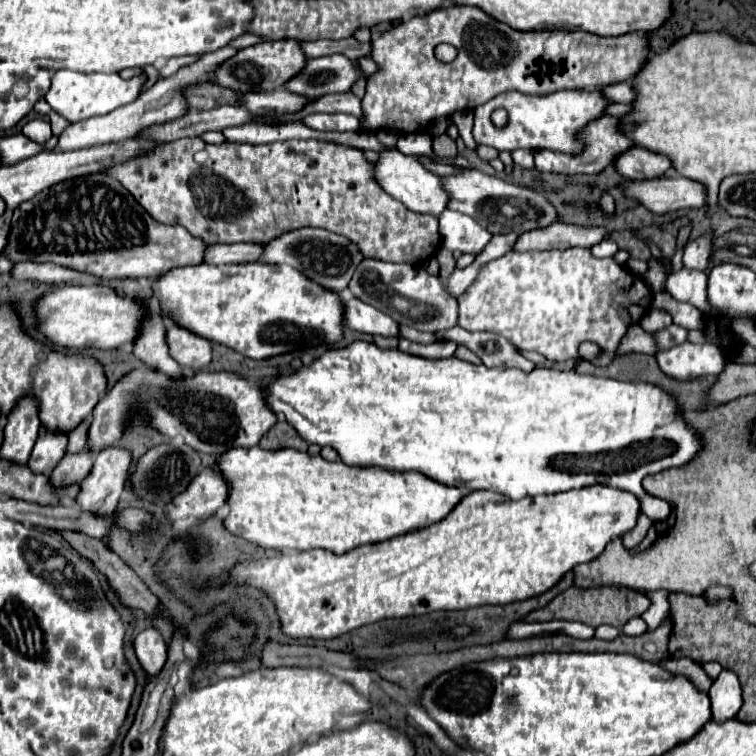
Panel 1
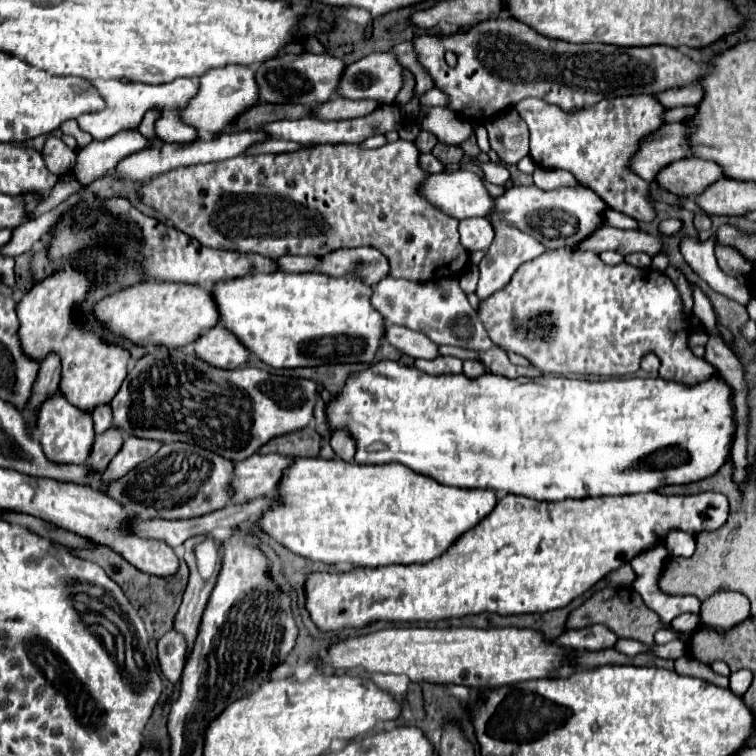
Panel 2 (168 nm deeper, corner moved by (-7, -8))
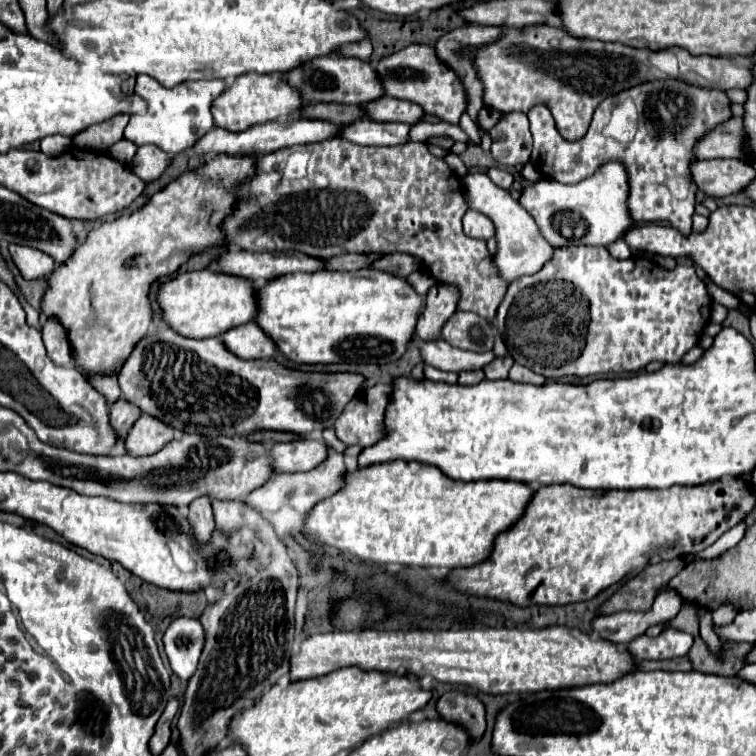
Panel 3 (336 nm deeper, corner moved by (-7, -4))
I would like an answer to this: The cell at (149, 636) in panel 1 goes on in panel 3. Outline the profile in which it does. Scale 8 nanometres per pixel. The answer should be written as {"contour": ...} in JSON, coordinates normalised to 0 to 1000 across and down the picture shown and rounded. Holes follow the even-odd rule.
{"contour":[[[233,817],[217,836],[217,857],[230,892],[249,899],[262,878],[270,854],[270,831],[259,817]]]}

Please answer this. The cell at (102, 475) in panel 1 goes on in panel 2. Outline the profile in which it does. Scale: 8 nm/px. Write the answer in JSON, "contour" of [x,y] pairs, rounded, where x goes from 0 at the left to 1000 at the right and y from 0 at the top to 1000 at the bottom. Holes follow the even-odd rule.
{"contour":[[[169,577],[164,582],[161,595],[148,606],[148,611],[143,614],[140,624],[138,624],[138,638],[161,632],[164,627],[169,627],[169,622],[177,622],[185,611],[193,611],[196,606],[201,606],[209,595],[212,595],[212,585],[209,582],[193,582],[193,579],[183,579],[183,577]]]}

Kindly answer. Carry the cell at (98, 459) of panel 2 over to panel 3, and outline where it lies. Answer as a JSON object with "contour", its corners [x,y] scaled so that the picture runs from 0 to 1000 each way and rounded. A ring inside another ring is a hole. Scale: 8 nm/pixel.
{"contour":[[[156,529],[146,540],[146,558],[159,582],[164,582],[164,577],[169,574],[169,569],[180,558],[180,553],[185,553],[185,542],[180,537],[169,534],[167,529]]]}

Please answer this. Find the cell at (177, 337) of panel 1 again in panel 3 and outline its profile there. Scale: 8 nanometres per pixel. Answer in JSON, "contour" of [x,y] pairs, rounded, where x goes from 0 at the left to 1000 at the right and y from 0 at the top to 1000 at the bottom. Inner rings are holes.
{"contour":[[[339,426],[317,429],[312,434],[304,434],[294,442],[296,458],[307,463],[315,474],[336,476],[336,474],[357,474],[365,466],[365,458],[357,447],[339,431]]]}

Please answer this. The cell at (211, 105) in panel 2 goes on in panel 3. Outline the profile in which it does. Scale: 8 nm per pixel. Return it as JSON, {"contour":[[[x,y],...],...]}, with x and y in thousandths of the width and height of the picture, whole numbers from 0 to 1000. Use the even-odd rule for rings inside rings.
{"contour":[[[320,98],[302,111],[302,119],[280,135],[283,164],[304,175],[320,175],[336,164],[349,164],[357,159],[386,153],[397,146],[402,132],[392,119],[386,119],[378,106],[368,98]]]}

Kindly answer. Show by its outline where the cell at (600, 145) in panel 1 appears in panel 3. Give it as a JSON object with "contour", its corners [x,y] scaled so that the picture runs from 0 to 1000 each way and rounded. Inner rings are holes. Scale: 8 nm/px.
{"contour":[[[976,148],[950,164],[944,172],[934,175],[926,185],[921,185],[915,204],[921,212],[934,209],[984,209],[984,180],[981,180],[981,156]]]}

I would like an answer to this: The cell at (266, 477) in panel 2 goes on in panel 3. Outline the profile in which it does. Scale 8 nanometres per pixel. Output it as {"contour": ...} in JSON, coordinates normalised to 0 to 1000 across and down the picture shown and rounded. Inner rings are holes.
{"contour":[[[407,579],[381,587],[362,587],[354,593],[354,603],[360,606],[360,627],[405,624],[431,606],[431,587]]]}

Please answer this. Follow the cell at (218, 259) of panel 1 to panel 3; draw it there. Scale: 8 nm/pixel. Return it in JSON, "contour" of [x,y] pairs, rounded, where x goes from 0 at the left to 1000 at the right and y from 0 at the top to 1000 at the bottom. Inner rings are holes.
{"contour":[[[455,336],[450,341],[434,341],[431,357],[476,357],[500,339],[503,336]]]}

